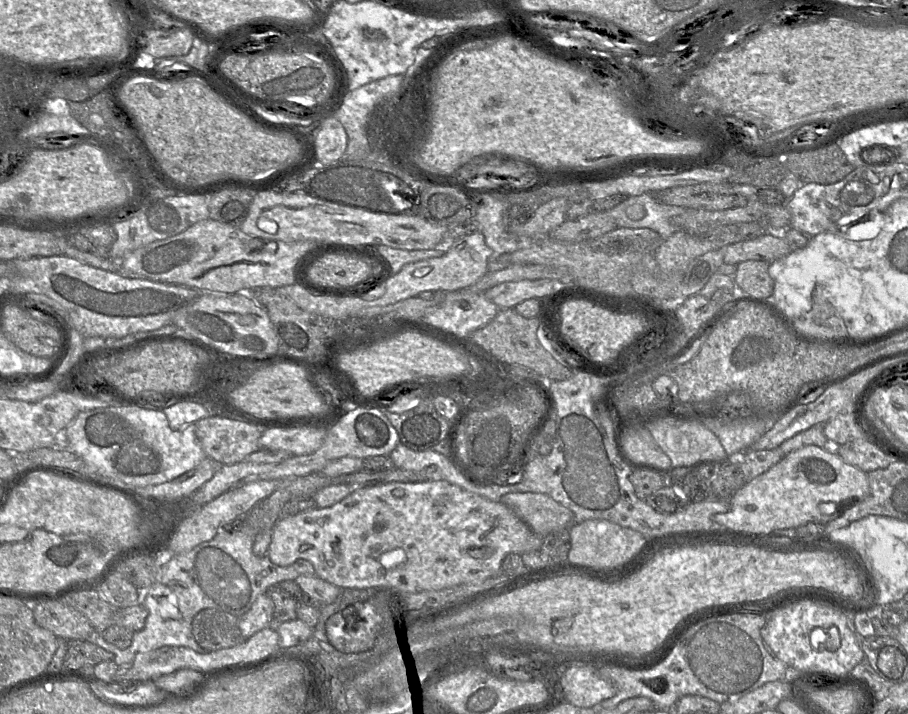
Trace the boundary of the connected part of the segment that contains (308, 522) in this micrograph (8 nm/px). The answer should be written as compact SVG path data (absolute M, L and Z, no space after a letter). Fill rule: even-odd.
M445 480L390 482L357 487L333 506L280 518L272 528L267 556L281 567L305 559L312 563L319 578L341 589L423 592L482 583L500 574L502 561L508 554L523 555L538 551L541 545L542 538L501 502L493 502Z

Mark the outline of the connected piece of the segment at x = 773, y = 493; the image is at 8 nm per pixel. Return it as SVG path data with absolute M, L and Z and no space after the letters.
M807 445L790 452L765 473L748 481L730 498L730 509L726 513L716 514L714 521L721 527L754 533L768 533L779 529L796 529L808 522L826 525L824 514L832 510L833 515L846 501L855 498L863 499L869 494L867 473L845 463L836 451Z

